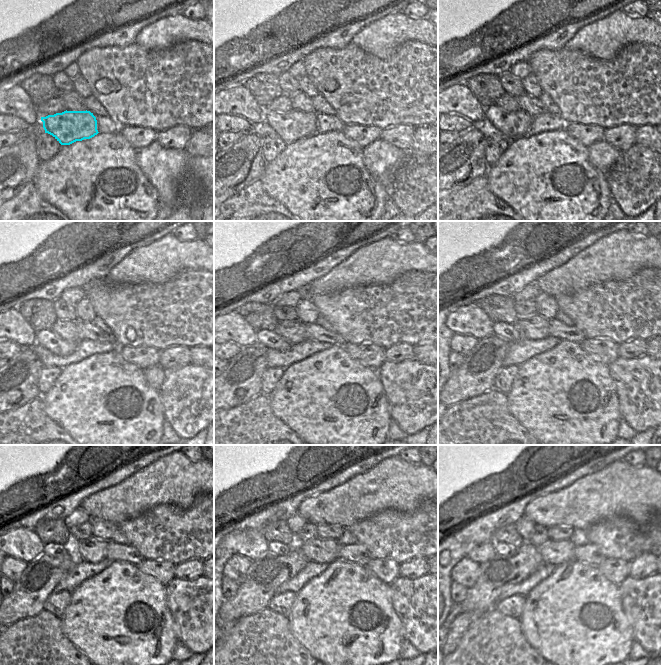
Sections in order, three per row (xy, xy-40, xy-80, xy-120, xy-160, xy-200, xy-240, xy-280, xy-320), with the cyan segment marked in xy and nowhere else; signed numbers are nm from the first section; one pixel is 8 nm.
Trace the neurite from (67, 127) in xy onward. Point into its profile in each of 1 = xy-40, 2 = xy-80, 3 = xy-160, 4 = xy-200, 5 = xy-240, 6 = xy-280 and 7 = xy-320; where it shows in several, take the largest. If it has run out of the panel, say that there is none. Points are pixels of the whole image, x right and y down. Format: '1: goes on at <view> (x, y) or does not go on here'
1: goes on at xy-40 (290, 127)
2: goes on at xy-80 (515, 125)
3: goes on at xy-160 (270, 339)
4: goes on at xy-200 (509, 332)
5: goes on at xy-240 (56, 551)
6: goes on at xy-280 (275, 548)
7: goes on at xy-320 (502, 549)

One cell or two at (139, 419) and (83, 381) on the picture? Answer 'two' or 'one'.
one

